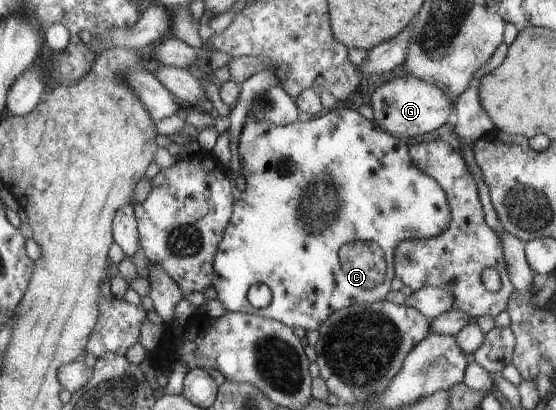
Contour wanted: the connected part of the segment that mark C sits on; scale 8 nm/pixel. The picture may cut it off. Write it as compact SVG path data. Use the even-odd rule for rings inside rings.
M334 106L333 110L321 117L315 117L307 122L296 120L289 125L273 125L267 121L251 119L246 117L243 123L243 129L239 133L237 153L239 153L239 173L245 180L245 188L240 193L235 194L231 216L223 237L217 245L215 258L212 266L212 287L216 292L217 301L225 309L225 312L237 312L243 314L254 314L263 318L273 318L277 322L283 323L288 327L293 327L300 332L306 332L317 329L321 323L328 319L329 315L337 310L359 305L359 303L373 303L384 300L389 294L389 281L393 275L393 261L395 257L395 247L403 239L426 239L439 235L447 223L449 223L448 199L441 191L441 187L421 173L409 161L409 153L405 143L401 143L395 136L389 135L383 129L377 126L375 121L363 119L357 111L345 109L342 106ZM254 283L266 285L273 297L273 301L262 309L254 309L246 299L249 287Z

